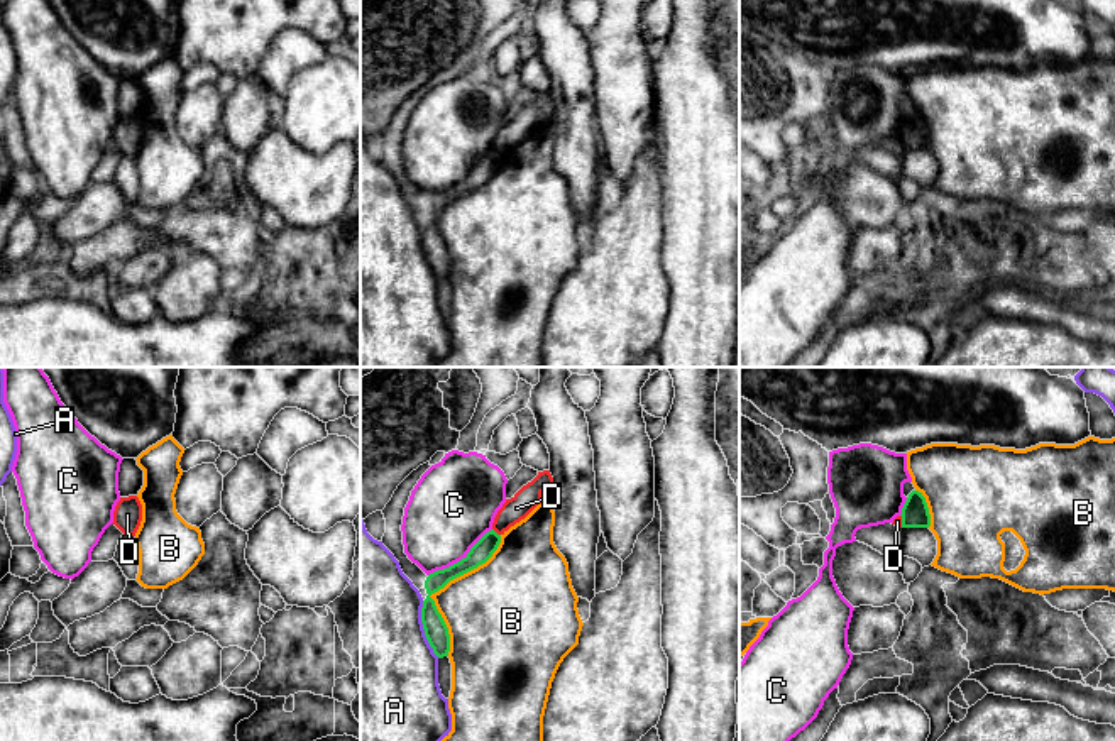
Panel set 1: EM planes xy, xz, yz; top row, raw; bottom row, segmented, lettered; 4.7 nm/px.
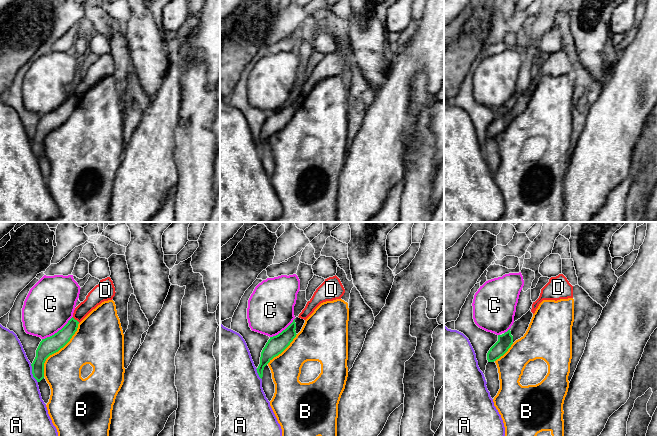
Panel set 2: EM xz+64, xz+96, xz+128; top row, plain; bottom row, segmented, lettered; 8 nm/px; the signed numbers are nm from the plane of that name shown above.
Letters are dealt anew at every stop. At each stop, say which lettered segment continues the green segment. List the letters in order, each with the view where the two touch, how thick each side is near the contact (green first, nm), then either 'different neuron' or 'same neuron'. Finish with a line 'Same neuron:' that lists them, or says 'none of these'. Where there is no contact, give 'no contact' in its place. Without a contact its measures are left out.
A: xz | 110/500 nm | different neuron
B: xz | 110/400 nm | different neuron
C: xz | 100/400 nm | different neuron
D: xz | 100/120 nm | different neuron
Same neuron: none of these

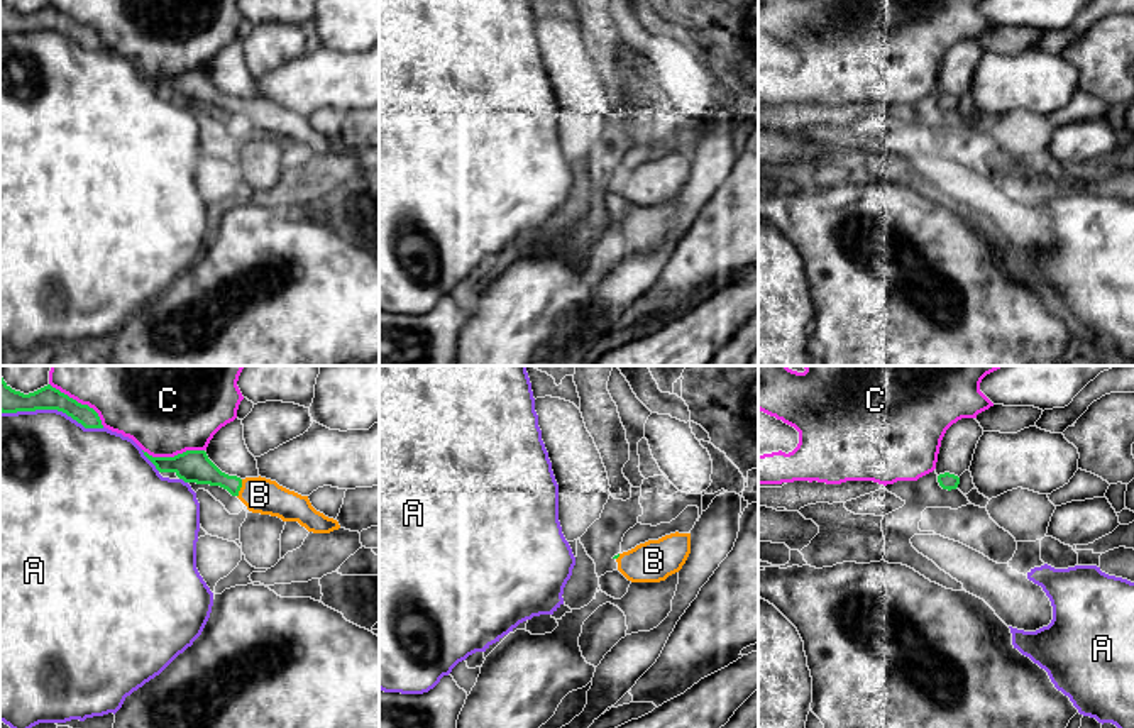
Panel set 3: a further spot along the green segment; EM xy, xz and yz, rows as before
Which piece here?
A: xy | 130/480 nm | different neuron
B: xy | 160/170 nm | same neuron
C: xy | 160/480 nm | different neuron
Same neuron: B

